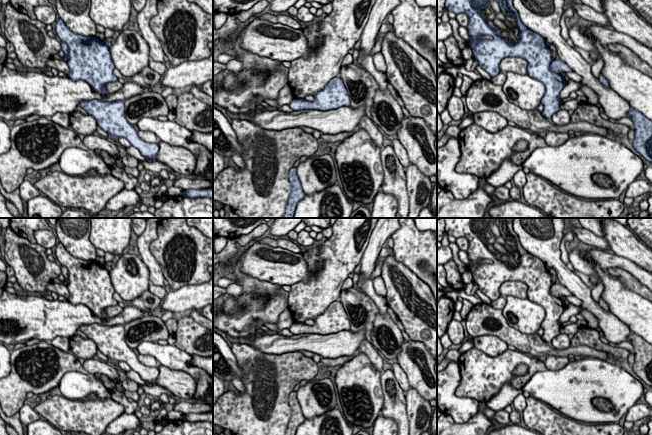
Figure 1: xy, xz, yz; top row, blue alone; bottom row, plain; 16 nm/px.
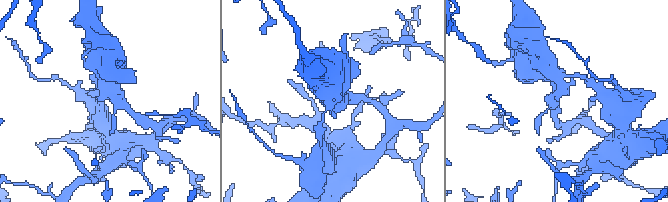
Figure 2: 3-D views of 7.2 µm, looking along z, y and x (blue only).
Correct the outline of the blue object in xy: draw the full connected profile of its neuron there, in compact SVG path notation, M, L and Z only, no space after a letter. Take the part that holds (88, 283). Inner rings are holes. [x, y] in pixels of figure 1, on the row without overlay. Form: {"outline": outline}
{"outline": "M60 242L55 246L55 254L65 277L63 284L69 290L67 300L73 305L86 305L102 319L108 318L105 309L118 305L113 298L115 290L110 279L112 266L100 266L95 260L75 258Z"}

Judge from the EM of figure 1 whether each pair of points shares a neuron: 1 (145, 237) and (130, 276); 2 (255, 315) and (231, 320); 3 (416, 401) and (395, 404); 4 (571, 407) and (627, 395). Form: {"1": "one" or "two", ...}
{"1": "two", "2": "one", "3": "two", "4": "one"}

